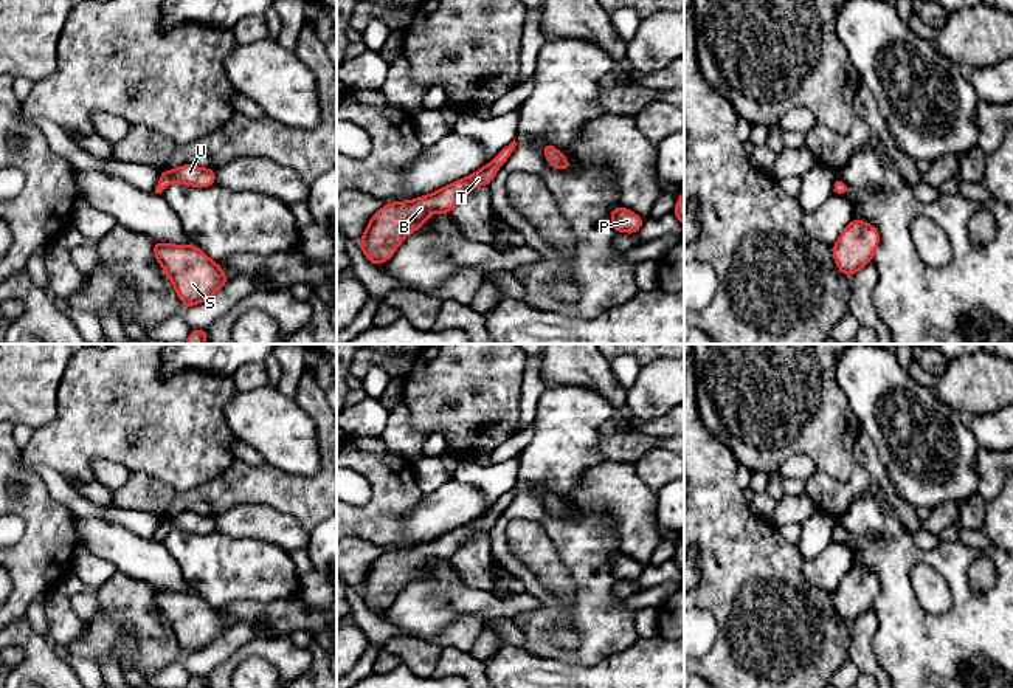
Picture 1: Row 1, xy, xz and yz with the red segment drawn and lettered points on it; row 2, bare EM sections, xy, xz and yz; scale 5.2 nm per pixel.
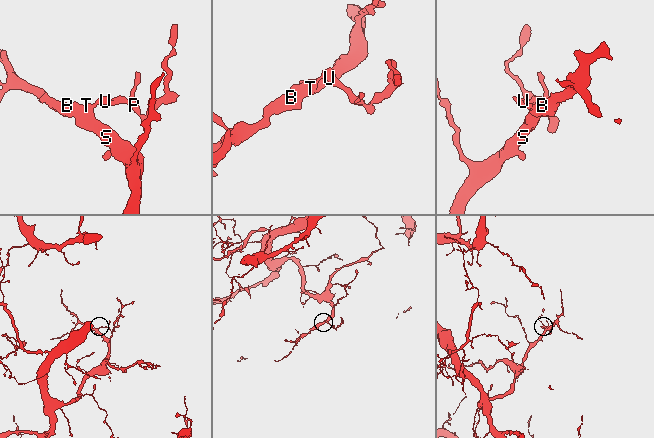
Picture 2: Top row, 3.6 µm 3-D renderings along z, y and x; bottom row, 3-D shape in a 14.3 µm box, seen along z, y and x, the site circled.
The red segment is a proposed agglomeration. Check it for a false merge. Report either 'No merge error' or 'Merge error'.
No merge error

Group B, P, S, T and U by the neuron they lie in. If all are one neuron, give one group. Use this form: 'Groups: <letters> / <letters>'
Groups: B P S T U

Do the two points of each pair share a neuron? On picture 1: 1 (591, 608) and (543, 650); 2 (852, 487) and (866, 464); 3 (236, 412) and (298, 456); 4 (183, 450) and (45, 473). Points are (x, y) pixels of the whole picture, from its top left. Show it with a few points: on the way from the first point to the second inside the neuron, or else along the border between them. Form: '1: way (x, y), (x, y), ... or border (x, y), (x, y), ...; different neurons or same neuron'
1: way (574, 608), (562, 608), (543, 626), (543, 632); same neuron
2: way (858, 481), (866, 470); same neuron
3: way (252, 416), (259, 417), (283, 440); same neuron
4: border (22, 457), (56, 470), (69, 482); different neurons

